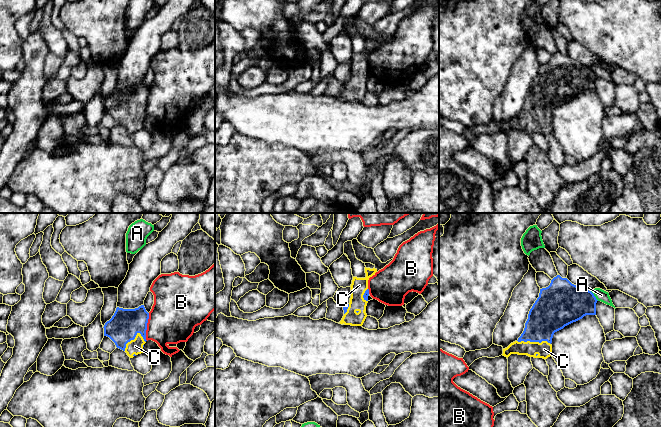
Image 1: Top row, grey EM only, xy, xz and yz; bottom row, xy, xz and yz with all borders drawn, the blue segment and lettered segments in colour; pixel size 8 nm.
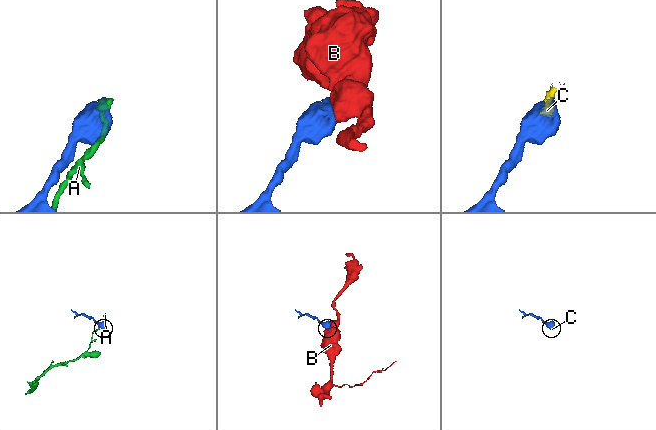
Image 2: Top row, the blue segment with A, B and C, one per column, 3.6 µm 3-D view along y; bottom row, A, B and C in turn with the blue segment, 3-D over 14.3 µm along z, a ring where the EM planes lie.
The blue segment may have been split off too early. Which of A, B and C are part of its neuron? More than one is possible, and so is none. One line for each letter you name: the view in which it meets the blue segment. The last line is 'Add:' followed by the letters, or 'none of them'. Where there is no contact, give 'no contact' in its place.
C: contact in yz
Add: C

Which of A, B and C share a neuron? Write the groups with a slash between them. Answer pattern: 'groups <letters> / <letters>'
groups A / B / C

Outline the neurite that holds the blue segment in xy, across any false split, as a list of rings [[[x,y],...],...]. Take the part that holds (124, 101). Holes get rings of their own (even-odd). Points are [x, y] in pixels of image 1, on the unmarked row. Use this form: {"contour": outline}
{"contour": [[[144,81],[135,85],[116,84],[112,94],[104,101],[104,112],[109,113],[117,124],[125,127],[130,134],[143,129],[143,123],[146,119],[146,106],[149,95],[149,89]]]}

